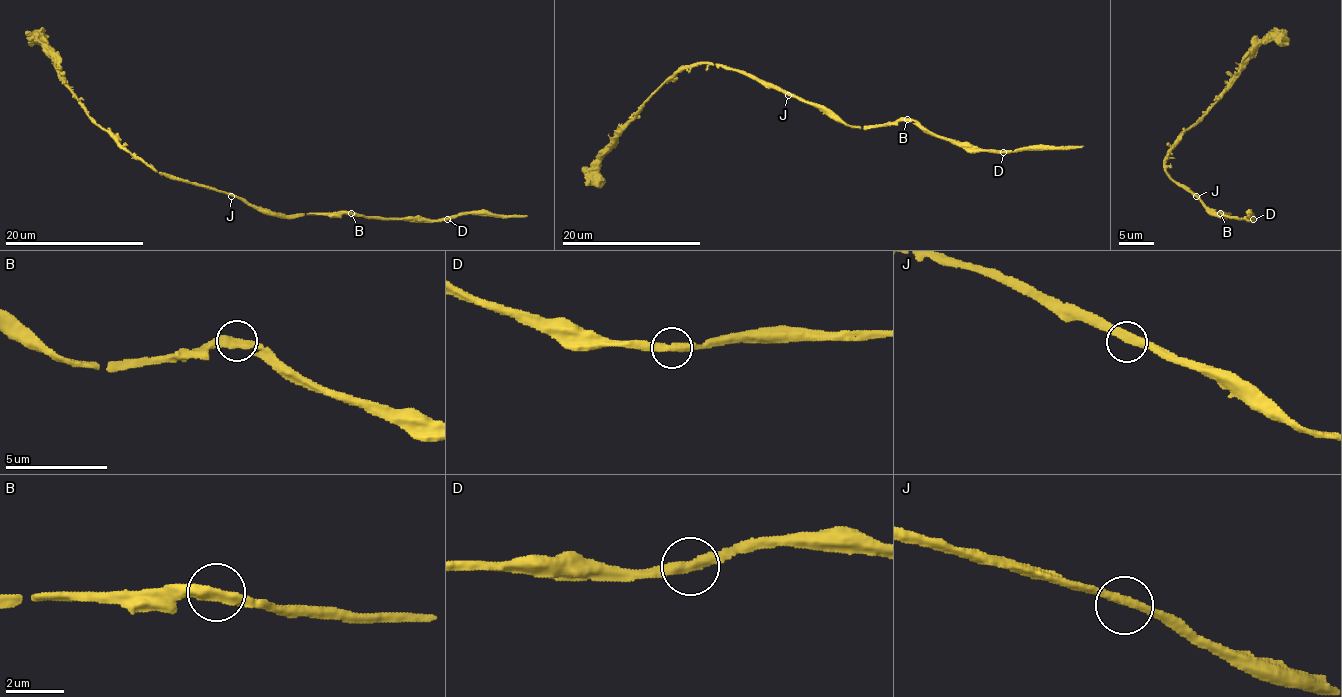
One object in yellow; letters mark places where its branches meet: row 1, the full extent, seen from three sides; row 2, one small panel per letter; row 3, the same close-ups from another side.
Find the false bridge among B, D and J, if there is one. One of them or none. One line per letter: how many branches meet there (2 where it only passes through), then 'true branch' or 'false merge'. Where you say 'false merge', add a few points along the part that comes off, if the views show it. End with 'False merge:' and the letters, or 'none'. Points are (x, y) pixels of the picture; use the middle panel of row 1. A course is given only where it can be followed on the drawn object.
B: 2 | true branch
D: 2 | true branch
J: 2 | true branch
False merge: none

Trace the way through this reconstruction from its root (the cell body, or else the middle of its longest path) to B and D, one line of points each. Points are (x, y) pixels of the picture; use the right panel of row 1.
B: (1193, 194), (1210, 211), (1221, 213)
D: (1193, 194), (1210, 211), (1236, 218), (1254, 218)

